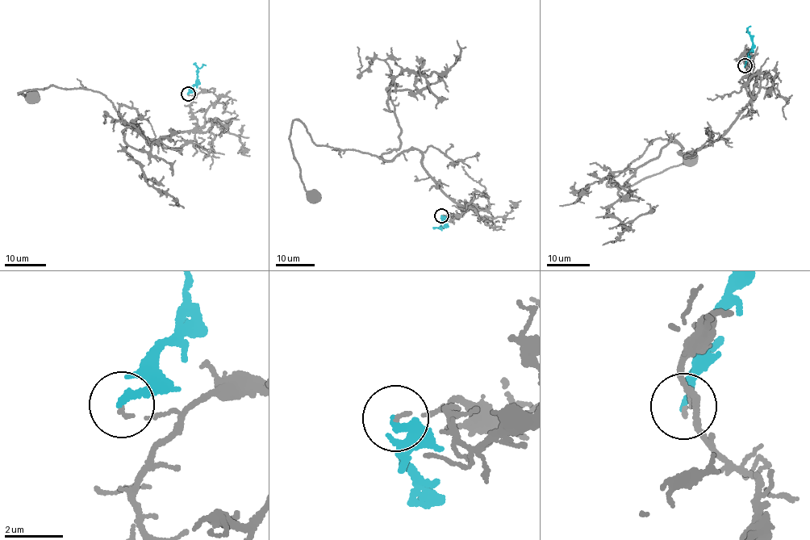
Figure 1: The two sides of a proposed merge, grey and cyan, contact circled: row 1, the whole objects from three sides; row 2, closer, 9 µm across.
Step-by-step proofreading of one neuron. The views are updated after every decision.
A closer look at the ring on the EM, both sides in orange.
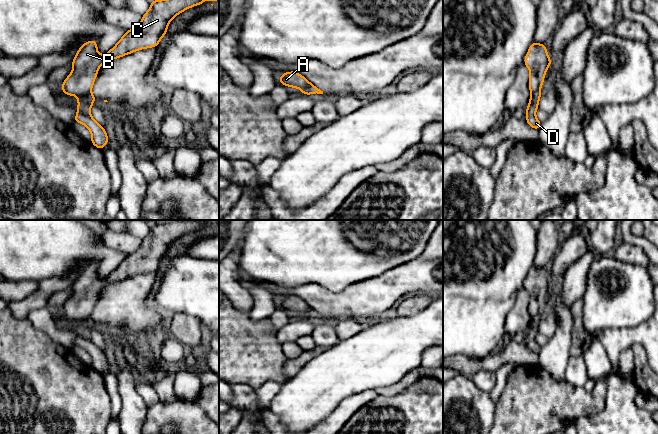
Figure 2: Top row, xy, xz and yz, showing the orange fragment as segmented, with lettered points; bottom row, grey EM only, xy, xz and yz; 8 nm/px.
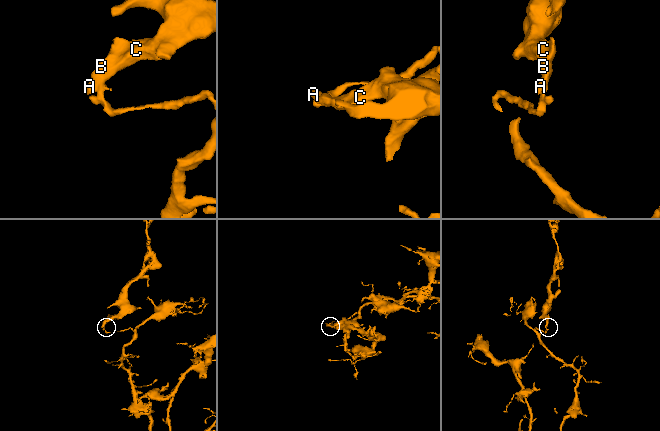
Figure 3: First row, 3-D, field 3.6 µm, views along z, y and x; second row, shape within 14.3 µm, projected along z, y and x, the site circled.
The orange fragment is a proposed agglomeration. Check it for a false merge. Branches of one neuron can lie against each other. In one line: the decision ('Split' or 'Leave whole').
Split

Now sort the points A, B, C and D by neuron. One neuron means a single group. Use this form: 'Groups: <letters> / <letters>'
Groups: A B C / D

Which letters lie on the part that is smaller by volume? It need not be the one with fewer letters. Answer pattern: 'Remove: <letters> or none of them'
Remove: A, B, C

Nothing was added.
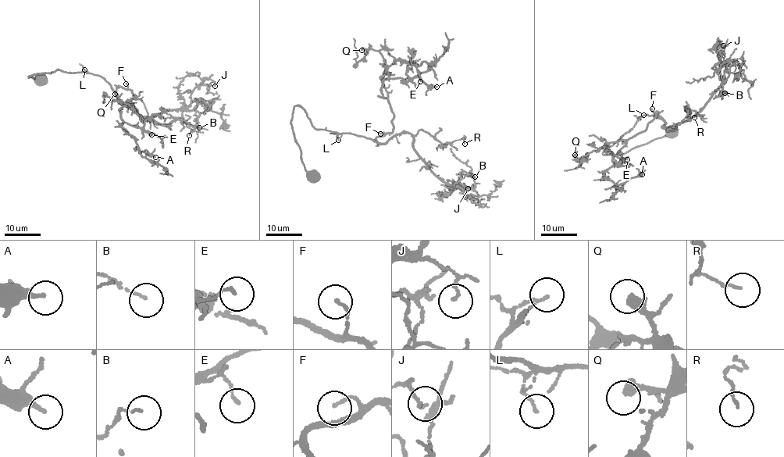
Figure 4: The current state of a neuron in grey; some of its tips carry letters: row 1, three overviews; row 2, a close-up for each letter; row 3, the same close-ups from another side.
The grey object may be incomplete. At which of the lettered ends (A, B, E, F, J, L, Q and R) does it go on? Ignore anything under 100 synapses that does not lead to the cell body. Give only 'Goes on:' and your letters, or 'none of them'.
Goes on: none of them

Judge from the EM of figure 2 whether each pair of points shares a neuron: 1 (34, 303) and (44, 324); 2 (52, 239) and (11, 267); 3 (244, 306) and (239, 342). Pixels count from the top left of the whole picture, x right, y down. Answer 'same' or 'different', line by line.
1: different
2: same
3: different

